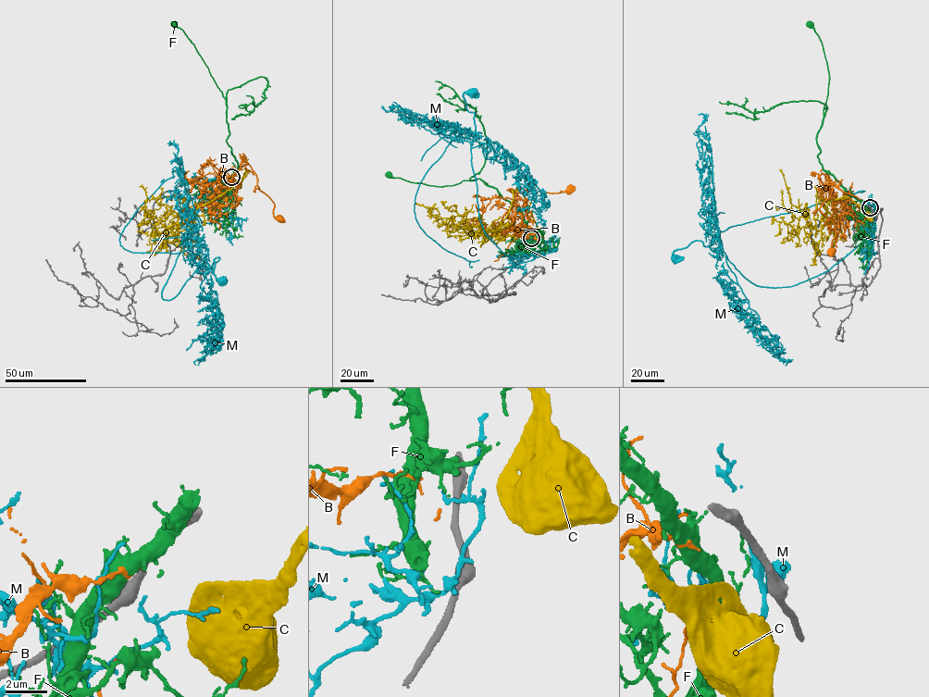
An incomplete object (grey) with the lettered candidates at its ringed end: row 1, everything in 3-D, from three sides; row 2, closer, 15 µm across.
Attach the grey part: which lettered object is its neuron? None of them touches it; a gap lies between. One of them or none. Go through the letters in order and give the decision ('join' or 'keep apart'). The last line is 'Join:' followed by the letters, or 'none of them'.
B: join
C: keep apart
F: keep apart
M: keep apart
Join: B

